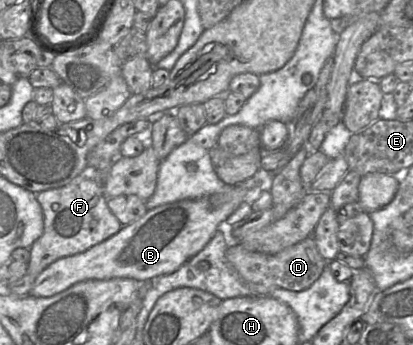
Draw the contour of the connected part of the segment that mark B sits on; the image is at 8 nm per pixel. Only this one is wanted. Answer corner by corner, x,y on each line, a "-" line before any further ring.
234,185
220,193
197,199
180,200
150,209
140,219
124,225
118,233
103,242
92,246
84,252
62,257
48,265
36,278
30,294
36,297
51,297
86,280
131,278
145,282
171,274
199,253
213,238
219,225
227,221
229,216
243,202
251,205
260,196
262,191
263,188
261,186
245,189

